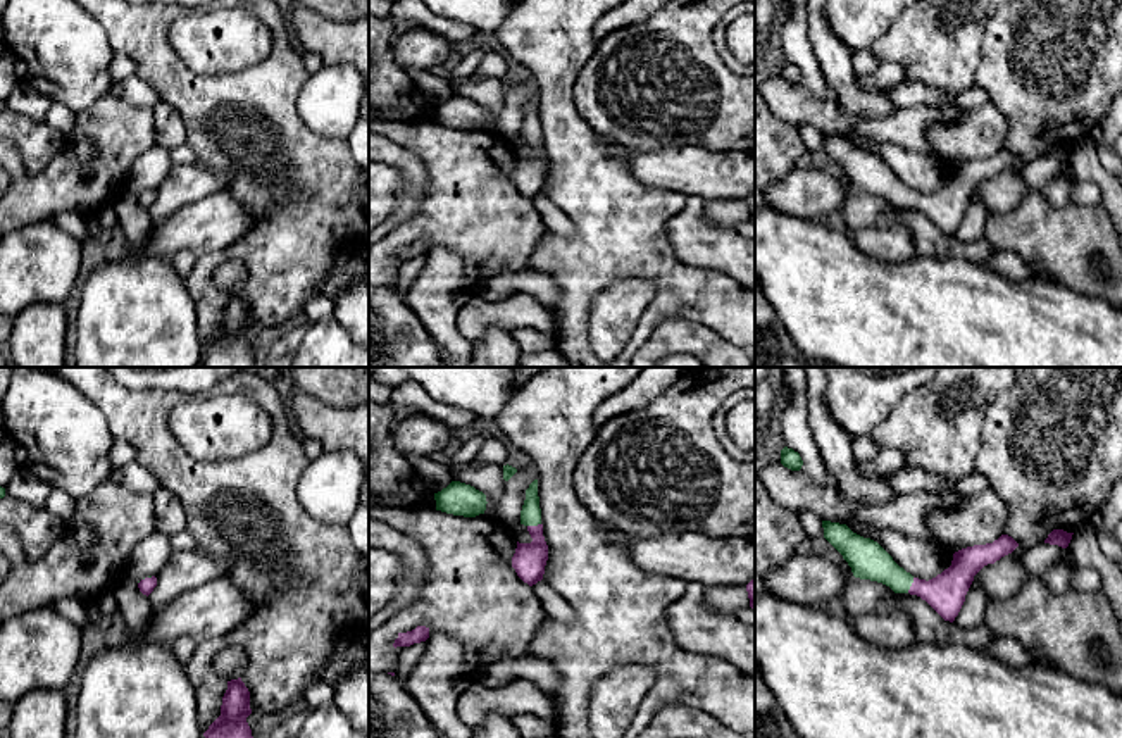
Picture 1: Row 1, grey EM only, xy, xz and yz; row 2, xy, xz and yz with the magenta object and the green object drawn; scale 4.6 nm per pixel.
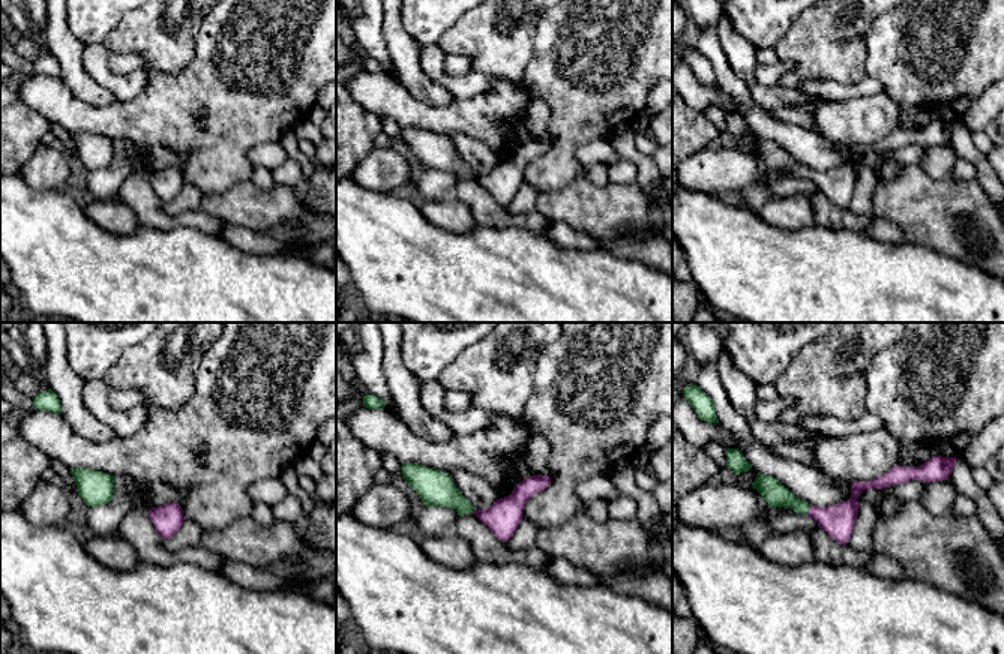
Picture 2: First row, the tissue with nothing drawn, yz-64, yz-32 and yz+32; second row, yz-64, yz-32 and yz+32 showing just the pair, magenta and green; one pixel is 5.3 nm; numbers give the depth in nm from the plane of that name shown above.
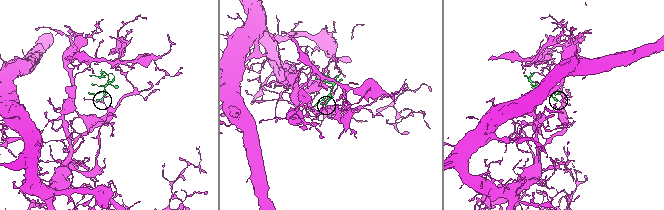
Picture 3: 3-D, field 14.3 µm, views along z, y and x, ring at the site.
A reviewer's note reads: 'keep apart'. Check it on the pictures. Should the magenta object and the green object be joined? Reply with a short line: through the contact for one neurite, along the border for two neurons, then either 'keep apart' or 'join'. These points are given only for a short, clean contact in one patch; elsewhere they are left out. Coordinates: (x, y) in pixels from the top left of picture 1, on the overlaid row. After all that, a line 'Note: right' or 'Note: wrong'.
line yz (945, 594), (912, 585), (900, 581), (867, 559); join
Note: wrong

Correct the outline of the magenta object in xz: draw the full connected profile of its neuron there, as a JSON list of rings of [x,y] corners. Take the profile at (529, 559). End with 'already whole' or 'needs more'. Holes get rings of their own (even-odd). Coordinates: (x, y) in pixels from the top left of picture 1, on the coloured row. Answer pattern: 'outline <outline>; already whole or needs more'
outline [[[538,479],[526,490],[526,500],[520,510],[520,524],[524,524],[533,538],[531,543],[519,543],[512,557],[512,567],[517,576],[529,586],[543,579],[548,560],[548,545],[543,536],[541,509],[538,497]]]; needs more

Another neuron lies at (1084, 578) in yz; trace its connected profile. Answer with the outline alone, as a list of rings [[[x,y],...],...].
[[[1077,566],[1070,578],[1070,588],[1075,591],[1100,591],[1101,576],[1093,567]]]

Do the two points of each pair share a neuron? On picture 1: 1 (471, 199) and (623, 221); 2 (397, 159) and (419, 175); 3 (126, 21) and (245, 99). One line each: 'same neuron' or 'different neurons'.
1: different neurons
2: same neuron
3: same neuron

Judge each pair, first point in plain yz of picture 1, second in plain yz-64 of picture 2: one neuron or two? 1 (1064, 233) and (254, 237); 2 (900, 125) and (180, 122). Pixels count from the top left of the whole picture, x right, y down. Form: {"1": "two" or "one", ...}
{"1": "two", "2": "one"}

